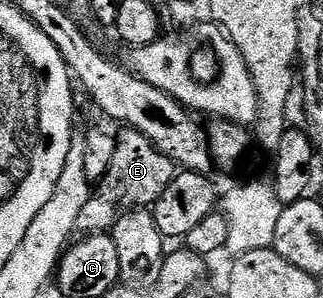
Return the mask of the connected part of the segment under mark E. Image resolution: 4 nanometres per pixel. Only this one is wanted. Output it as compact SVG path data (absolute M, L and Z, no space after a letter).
M128 129L118 130L115 138L117 148L115 157L111 157L111 169L101 182L96 184L95 190L90 194L87 206L83 213L79 213L77 231L82 236L100 235L108 232L115 225L115 221L127 211L134 209L149 209L163 197L167 185L179 174L179 168L172 159L167 158L143 133Z

